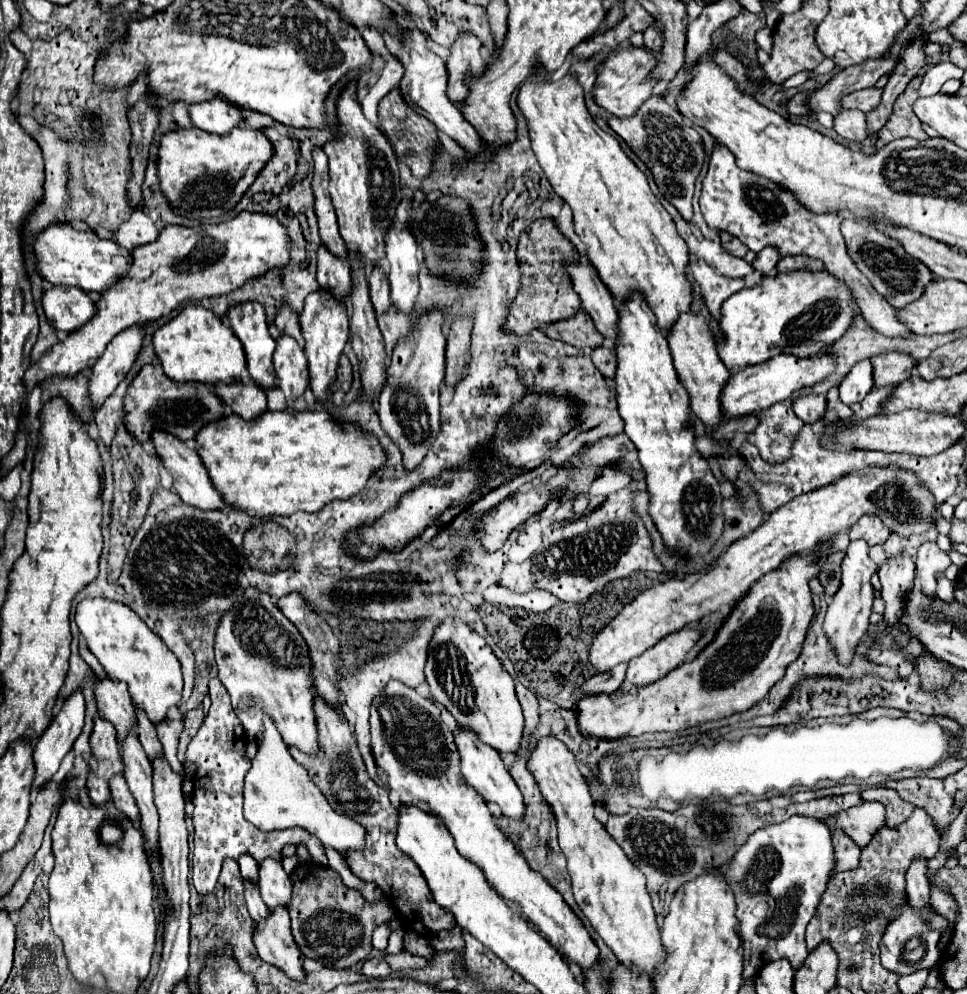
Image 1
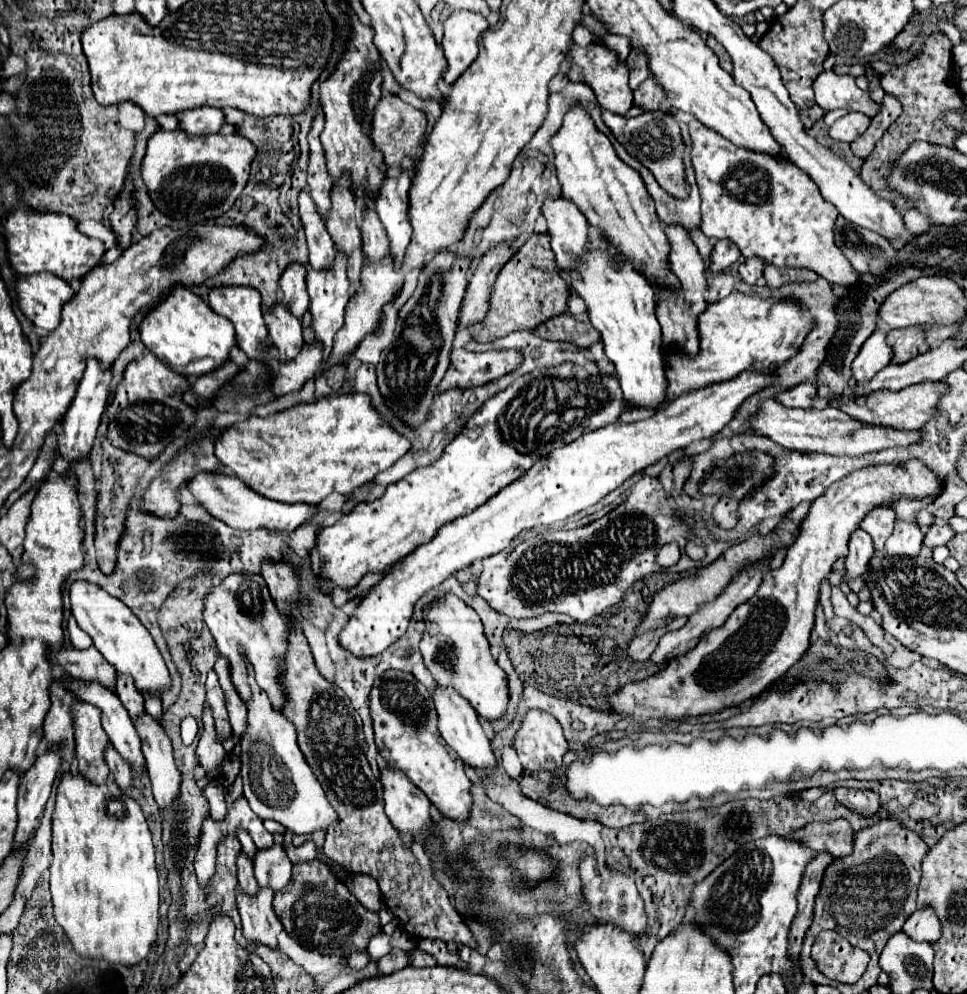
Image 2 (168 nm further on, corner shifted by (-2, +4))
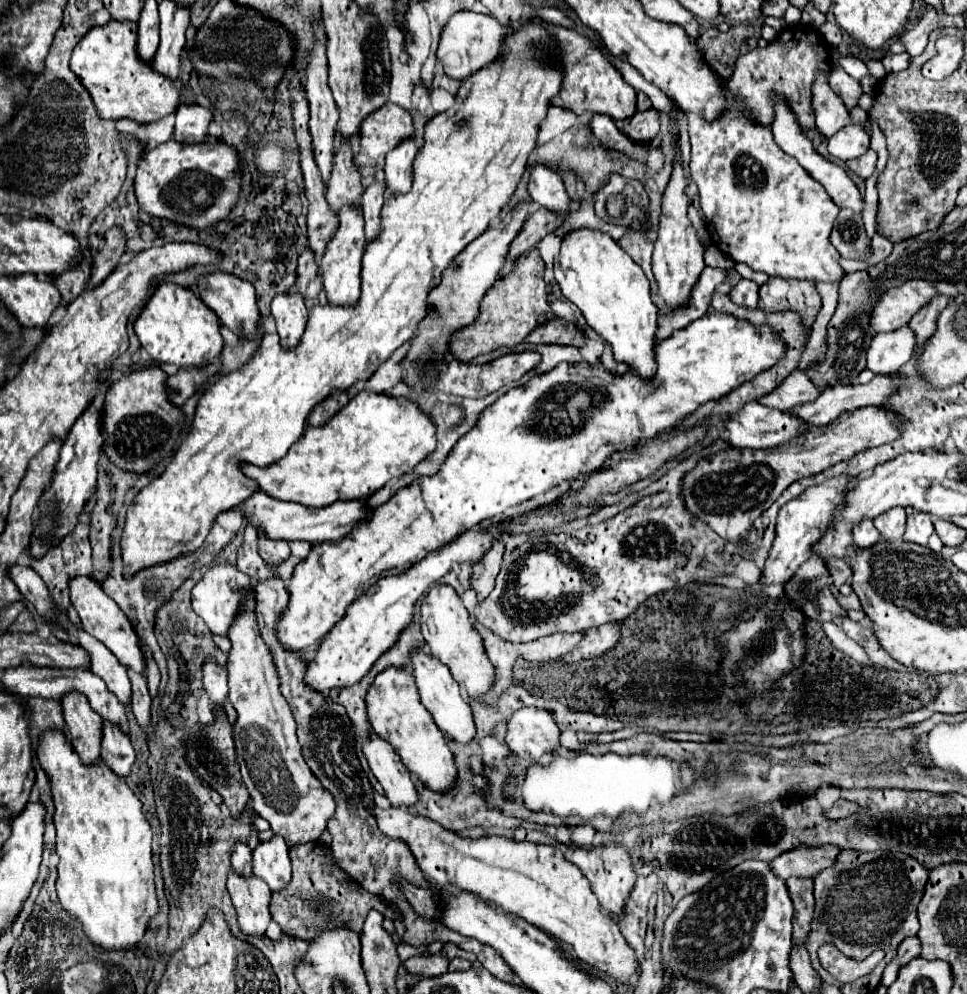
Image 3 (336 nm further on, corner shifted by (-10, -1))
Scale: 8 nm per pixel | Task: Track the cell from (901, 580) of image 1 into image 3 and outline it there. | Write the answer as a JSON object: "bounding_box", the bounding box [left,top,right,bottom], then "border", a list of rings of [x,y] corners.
{"bounding_box":[904,513,934,547],"border":[[[910,513],[908,515],[908,523],[906,523],[906,533],[904,533],[904,541],[928,547],[928,539],[934,533],[934,525],[930,521],[928,513]]]}

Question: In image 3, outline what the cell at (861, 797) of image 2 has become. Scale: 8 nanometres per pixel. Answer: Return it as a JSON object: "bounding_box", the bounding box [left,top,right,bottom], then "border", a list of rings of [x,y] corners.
{"bounding_box":[824,799,858,819],"border":[[[838,799],[834,803],[834,807],[830,811],[826,811],[824,815],[830,817],[830,819],[844,819],[844,817],[850,817],[858,811],[858,803],[852,803],[848,799]]]}

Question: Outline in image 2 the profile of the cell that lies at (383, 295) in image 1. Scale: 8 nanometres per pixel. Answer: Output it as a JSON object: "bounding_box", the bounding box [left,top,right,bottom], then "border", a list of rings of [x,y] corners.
{"bounding_box":[362,208,390,262],"border":[[[370,208],[370,212],[362,212],[362,250],[364,256],[370,262],[378,262],[384,256],[388,256],[386,252],[390,252],[390,240],[386,236],[386,230],[382,228],[382,222],[378,220],[378,214],[374,212],[374,208]]]}

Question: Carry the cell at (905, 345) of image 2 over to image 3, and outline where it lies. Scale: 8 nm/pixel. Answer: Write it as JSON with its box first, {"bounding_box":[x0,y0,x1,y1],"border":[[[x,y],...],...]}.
{"bounding_box":[908,295,950,347],"border":[[[938,295],[934,301],[930,301],[930,305],[926,305],[926,309],[918,311],[910,319],[908,325],[910,325],[910,329],[916,335],[918,347],[924,347],[924,343],[934,335],[934,331],[936,331],[936,319],[942,313],[942,309],[948,305],[948,299],[950,297],[946,297],[946,295]]]}

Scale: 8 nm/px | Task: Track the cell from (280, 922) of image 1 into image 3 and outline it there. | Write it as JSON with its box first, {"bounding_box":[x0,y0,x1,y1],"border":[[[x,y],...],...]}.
{"bounding_box":[228,873,270,937],"border":[[[230,873],[228,891],[238,913],[238,925],[242,933],[250,937],[264,937],[266,927],[270,925],[270,887],[258,879],[244,879],[238,873]]]}

